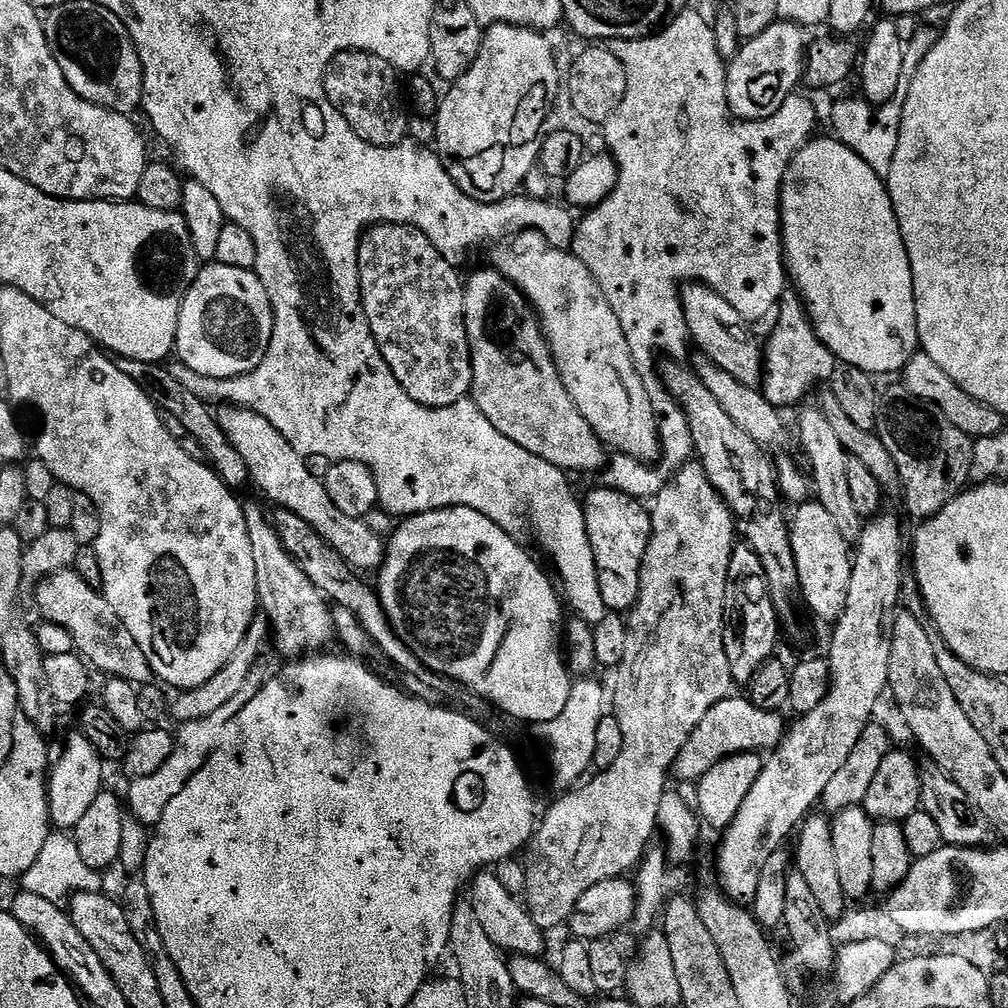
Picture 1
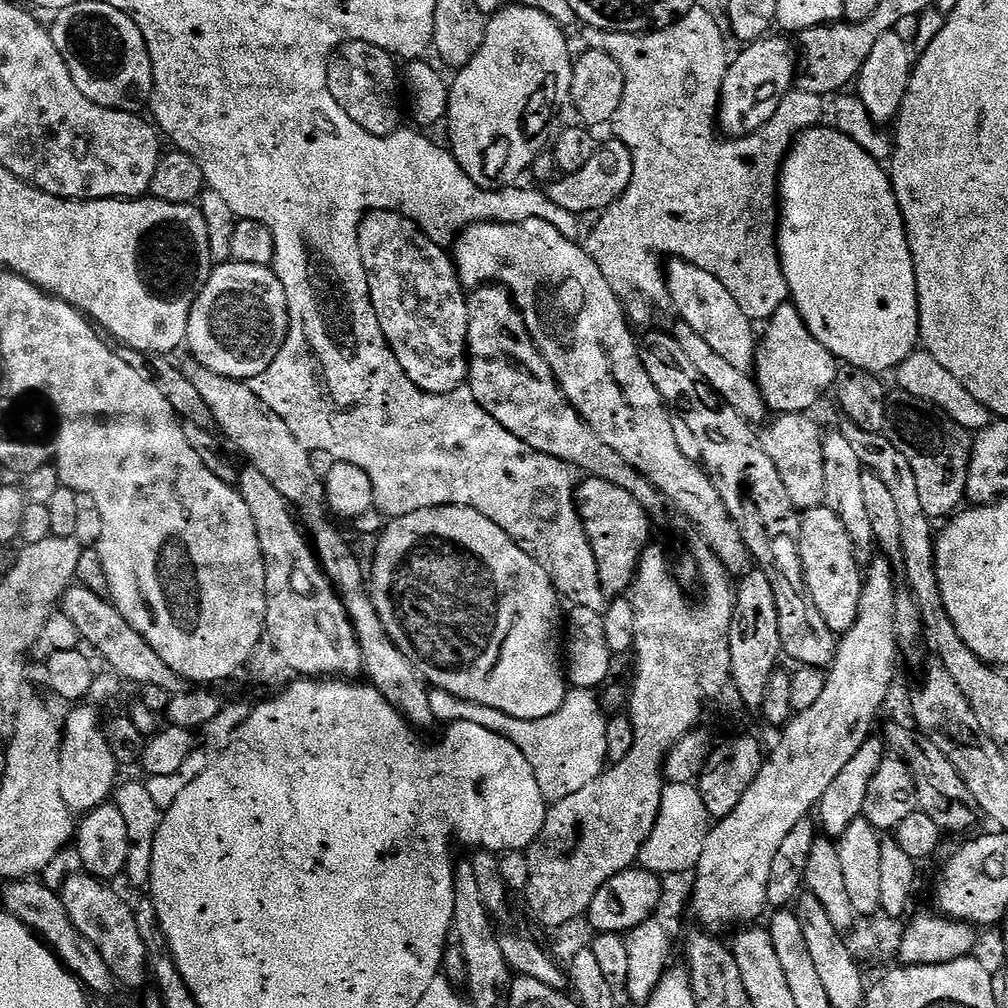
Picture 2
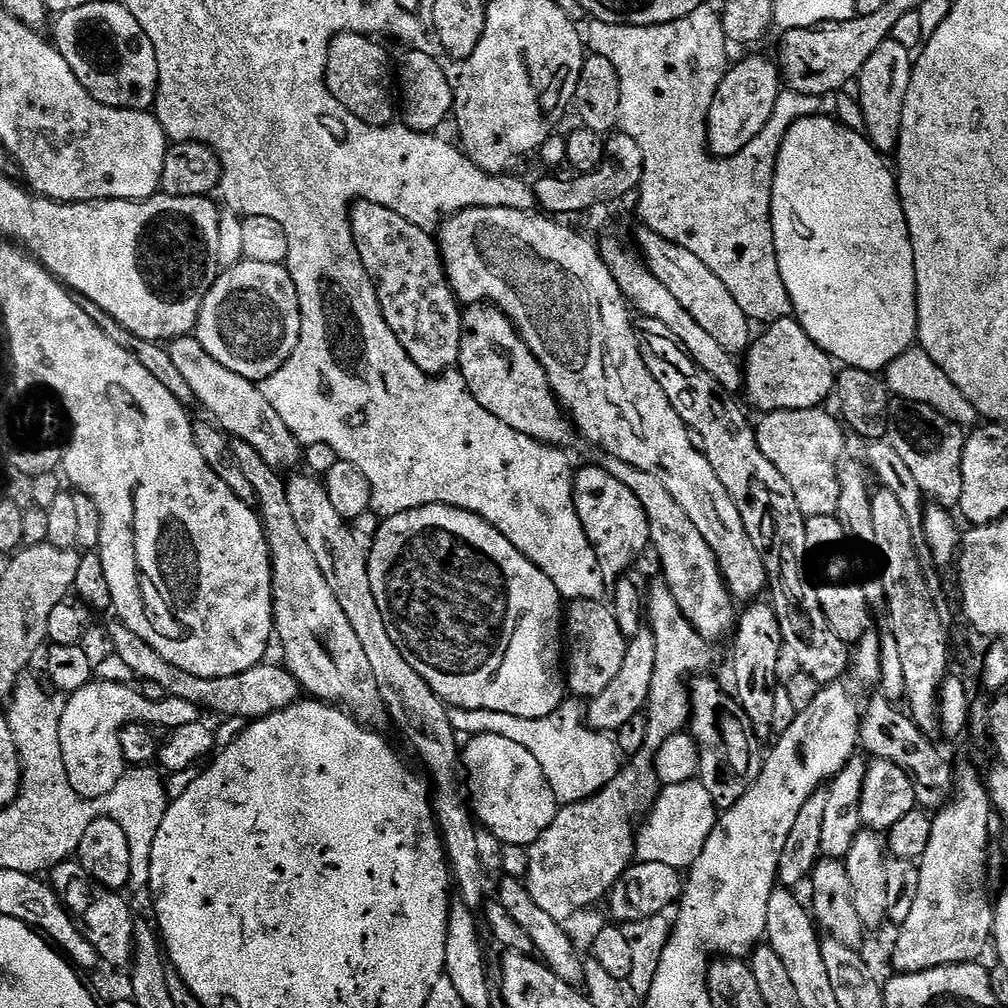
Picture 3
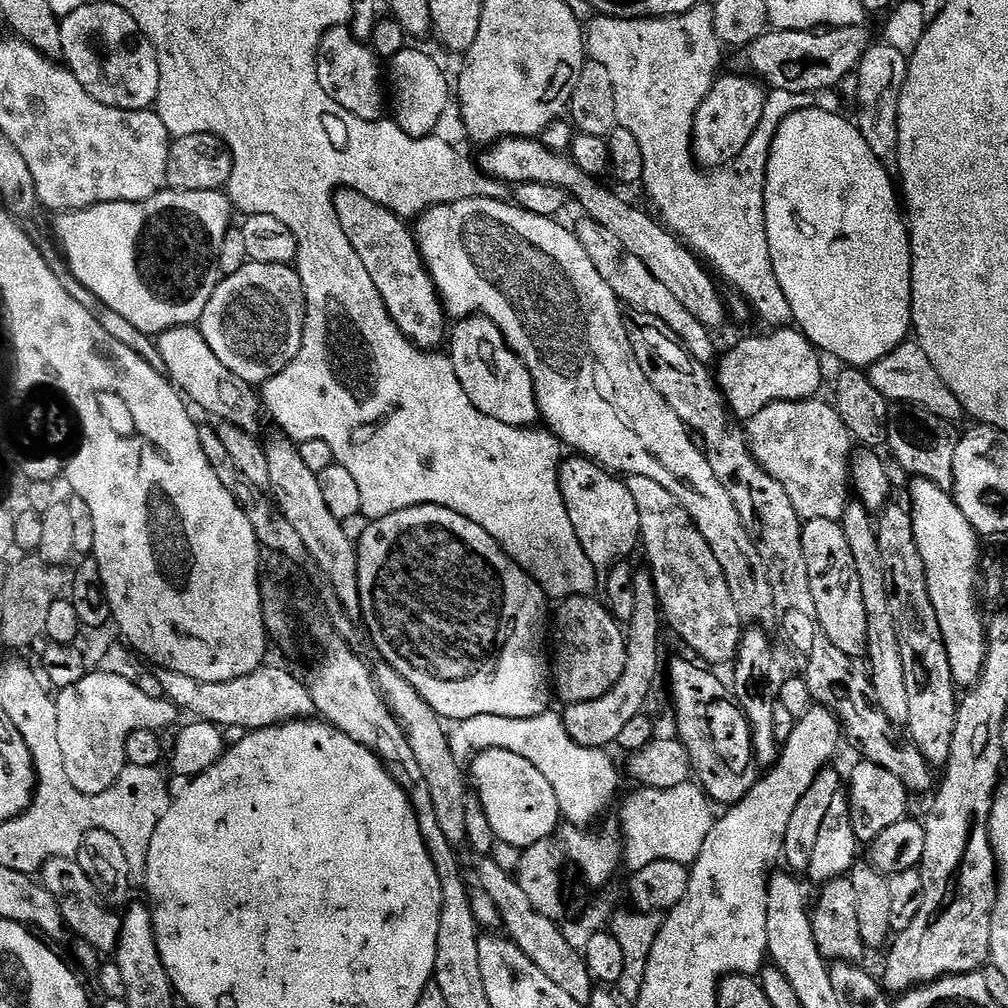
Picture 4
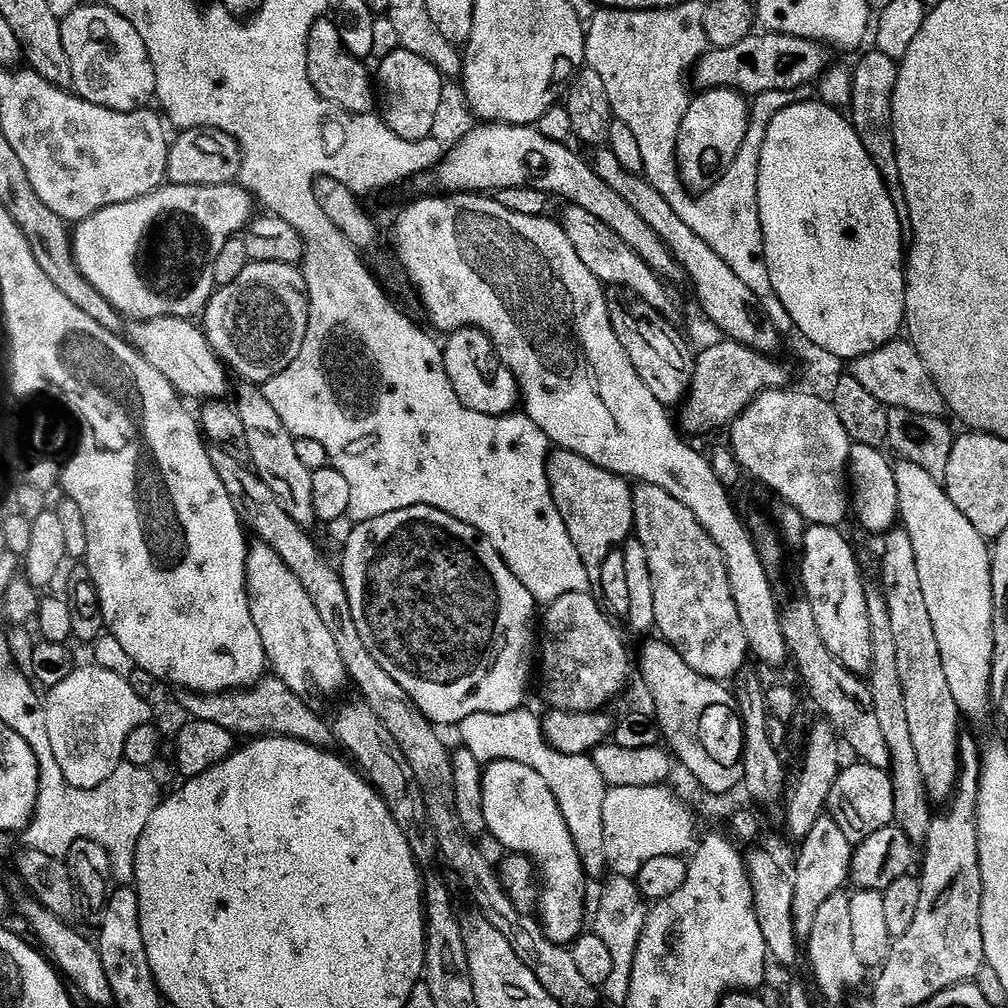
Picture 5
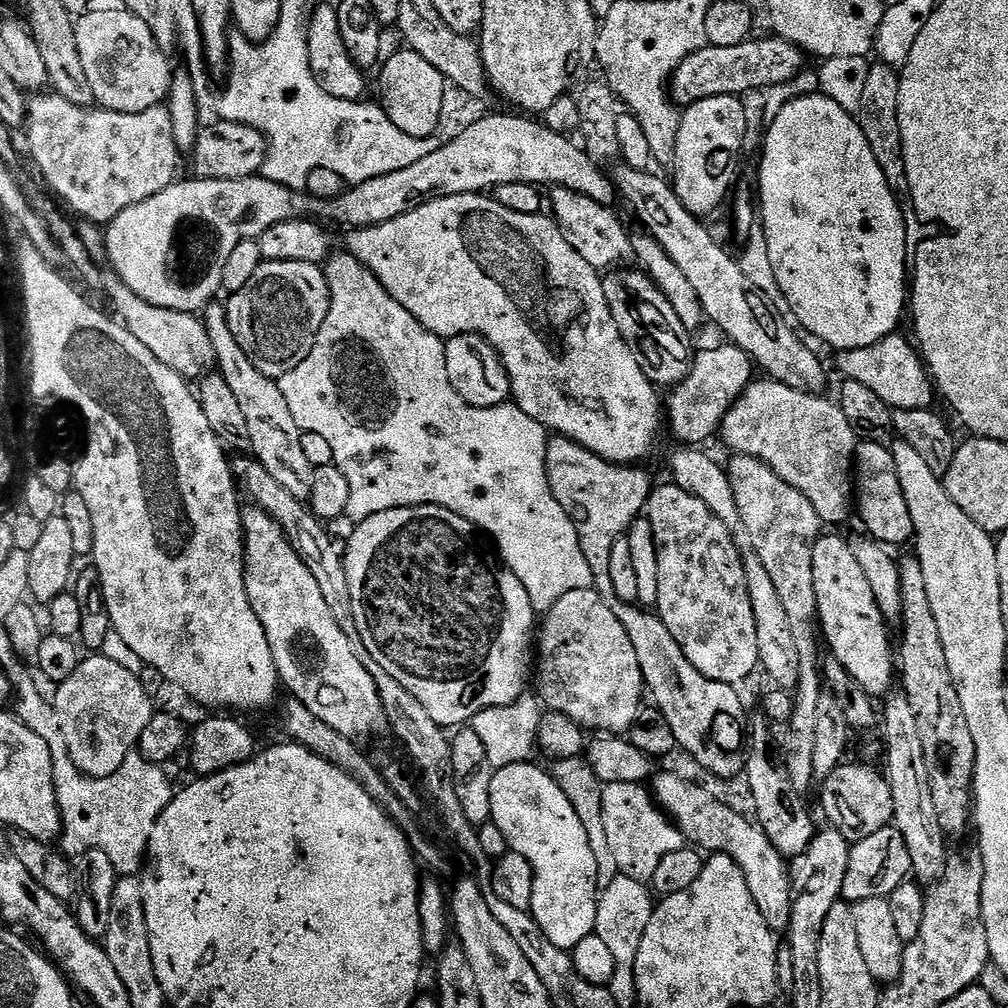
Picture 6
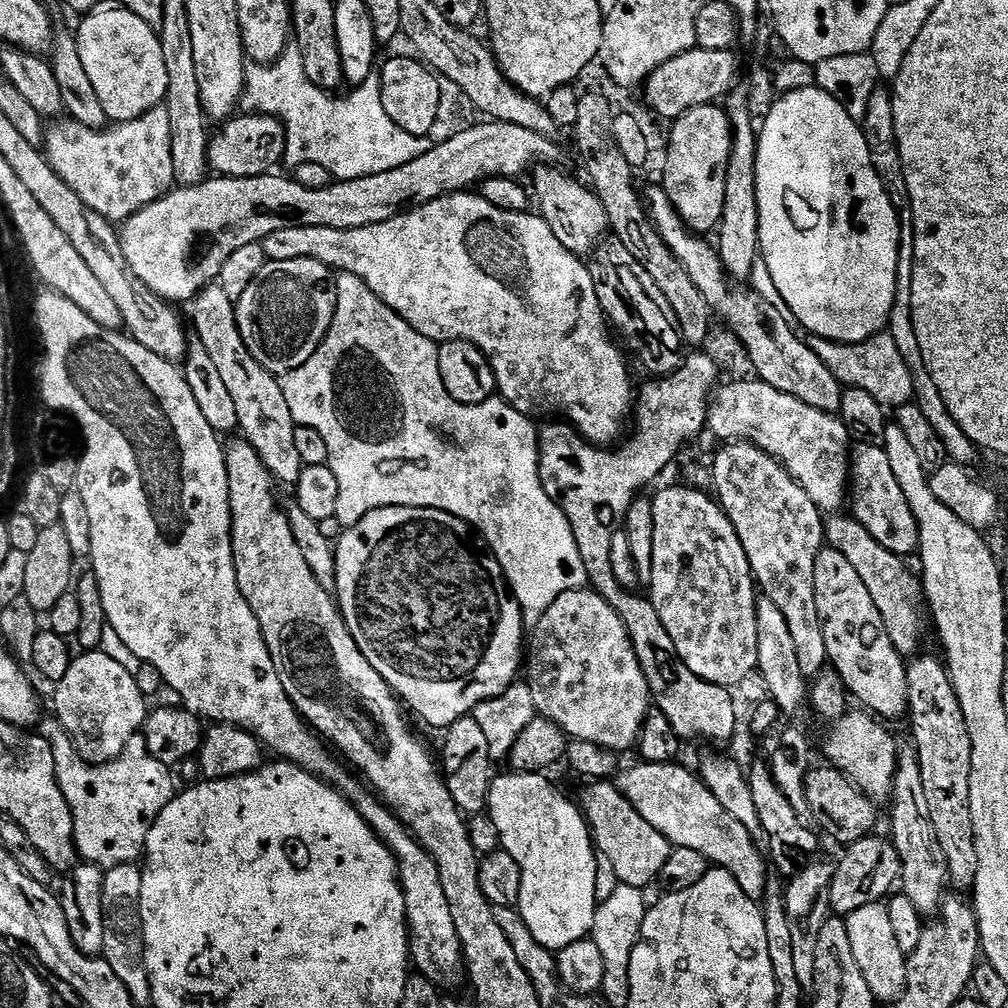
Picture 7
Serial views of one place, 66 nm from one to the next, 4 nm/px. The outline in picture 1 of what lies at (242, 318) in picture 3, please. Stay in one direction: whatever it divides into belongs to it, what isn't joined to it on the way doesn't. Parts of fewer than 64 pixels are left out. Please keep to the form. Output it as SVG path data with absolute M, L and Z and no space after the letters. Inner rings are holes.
M215 262L209 263L207 266L201 267L200 273L196 275L196 281L190 286L190 290L184 295L184 301L180 303L180 317L178 318L178 330L176 331L176 347L175 355L180 355L179 363L185 368L194 370L194 374L202 374L211 380L225 380L226 378L234 378L235 376L245 376L248 372L252 372L266 358L266 350L270 346L270 338L274 334L274 314L272 313L272 303L270 302L270 294L266 290L266 286L260 281L260 277L250 268L235 268L234 266L226 266Z

